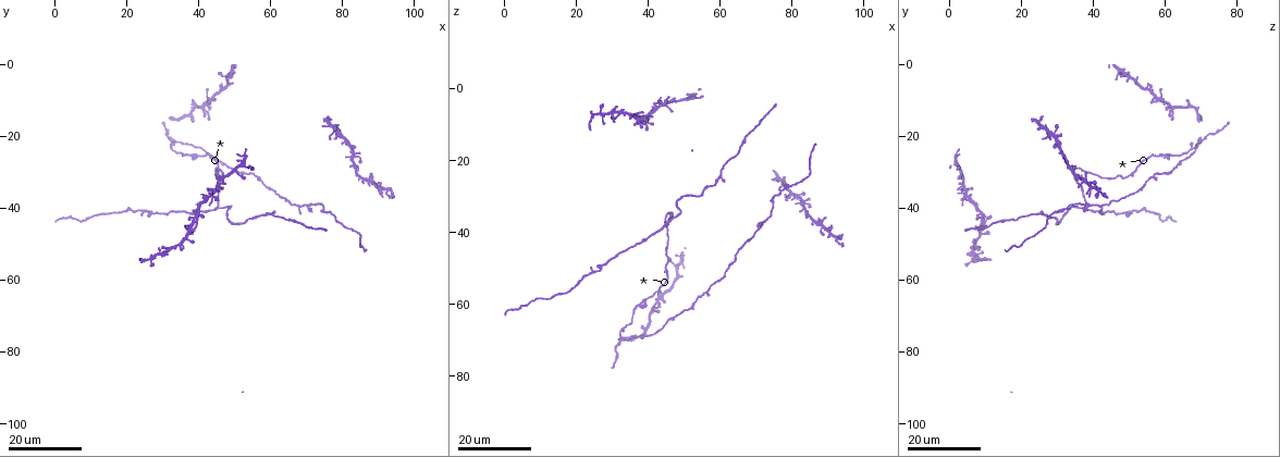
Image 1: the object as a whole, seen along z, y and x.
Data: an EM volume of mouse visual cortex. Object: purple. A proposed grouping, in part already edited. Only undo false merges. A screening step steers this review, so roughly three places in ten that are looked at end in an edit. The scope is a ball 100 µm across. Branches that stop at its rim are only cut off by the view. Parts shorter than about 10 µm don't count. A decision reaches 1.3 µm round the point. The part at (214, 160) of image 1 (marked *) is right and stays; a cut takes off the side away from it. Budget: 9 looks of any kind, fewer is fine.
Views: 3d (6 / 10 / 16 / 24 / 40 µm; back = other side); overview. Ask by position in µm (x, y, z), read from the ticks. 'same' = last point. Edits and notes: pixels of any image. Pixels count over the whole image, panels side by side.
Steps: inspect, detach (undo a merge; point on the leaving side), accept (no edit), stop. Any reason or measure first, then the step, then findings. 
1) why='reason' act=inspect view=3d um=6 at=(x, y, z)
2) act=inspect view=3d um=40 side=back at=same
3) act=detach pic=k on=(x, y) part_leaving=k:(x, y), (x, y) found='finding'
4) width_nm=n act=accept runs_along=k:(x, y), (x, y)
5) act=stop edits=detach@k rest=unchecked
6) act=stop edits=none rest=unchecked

why='calibre changes' act=inspect view=3d um=24 at=(45.0, 30.5, 49.5)

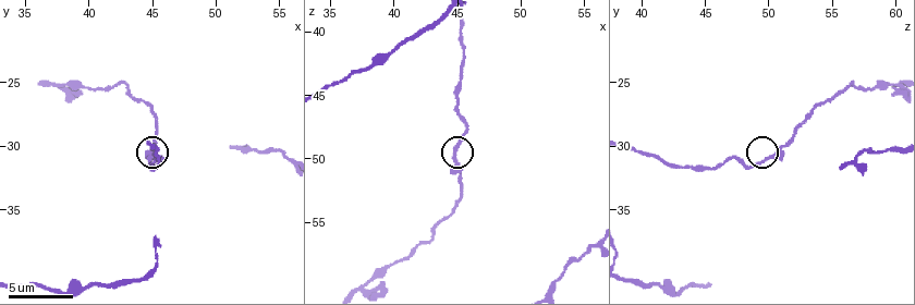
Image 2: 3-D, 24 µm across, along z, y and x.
act=inspect view=3d um=6 at=(44.8, 31.2, 49.6)

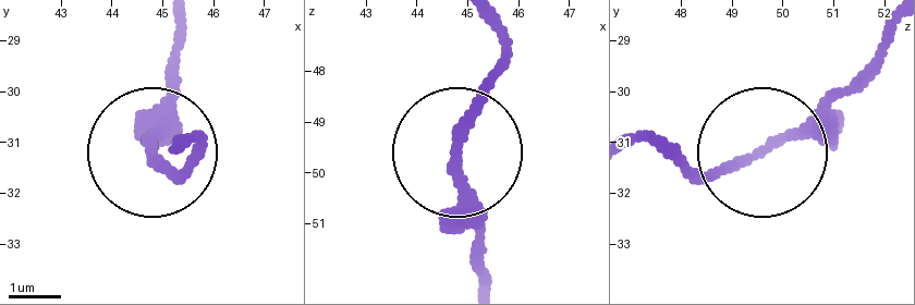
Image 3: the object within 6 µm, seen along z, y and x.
width_nm=190 act=accept runs_along=3:(178, 31), (178, 99), (153, 138), (173, 169), (199, 151) found='one neuron here'

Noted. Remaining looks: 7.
why='calibre changes' act=inspect view=3d um=24 at=(59.5, 41.0, 24.5)

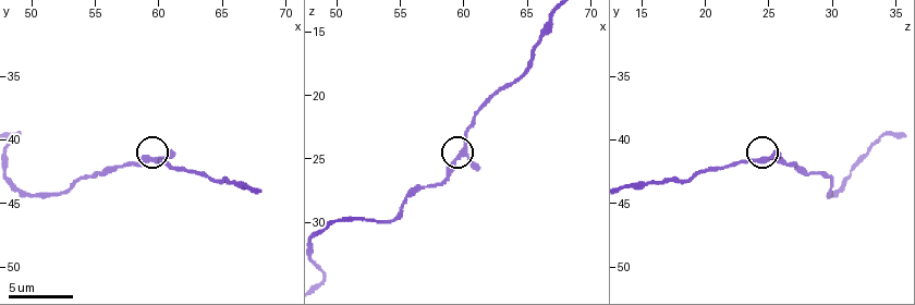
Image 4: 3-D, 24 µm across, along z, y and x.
act=inspect view=3d um=6 at=(59.8, 41.6, 24.4)

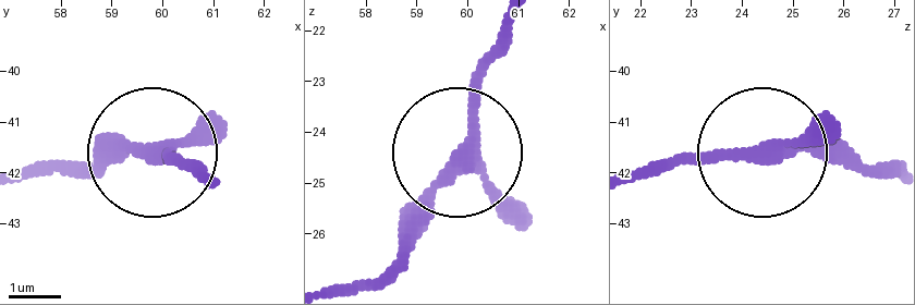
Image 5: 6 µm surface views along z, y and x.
arms=3 act=accept runs_along=5:(53, 178), (110, 153), (196, 165) found='one neuron here'

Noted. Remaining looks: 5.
why='three arms meet' act=inspect view=3d um=16 at=(39.0, 44.0, 10.0)

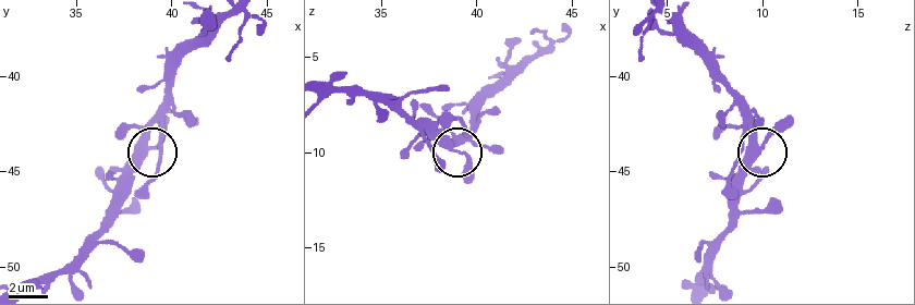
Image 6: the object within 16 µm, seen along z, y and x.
act=inspect view=3d um=10 at=(39.3, 43.7, 10.1)

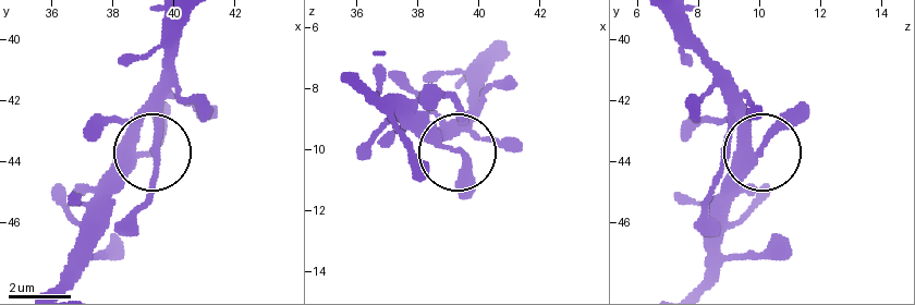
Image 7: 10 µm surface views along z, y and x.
act=inspect view=3d um=10 side=back at=(39.3, 43.6, 10.1)

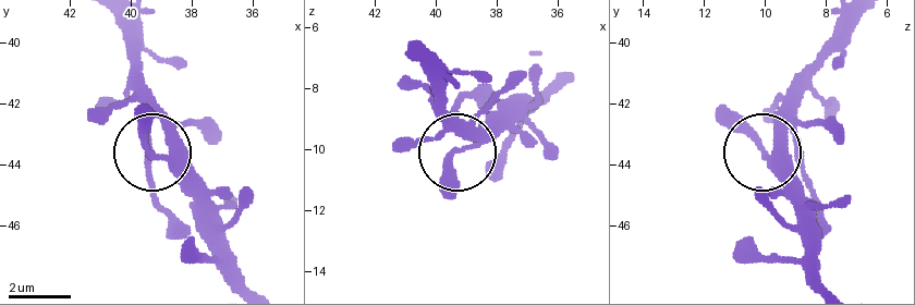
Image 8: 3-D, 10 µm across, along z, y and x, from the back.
side_arm_um=29 act=accept found='continuous, no second neuron'

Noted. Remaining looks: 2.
why='branch point' act=inspect view=3d um=16 at=(44.5, 40.5, 37.5)

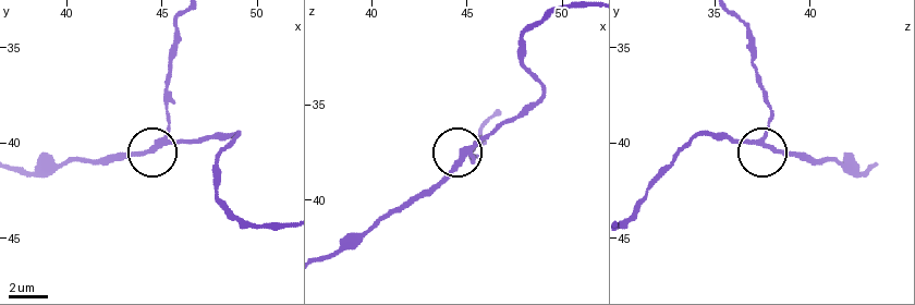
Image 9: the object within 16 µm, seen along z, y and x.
why='closer look' act=inspect view=3d um=6 at=(45.0, 40.0, 37.3)

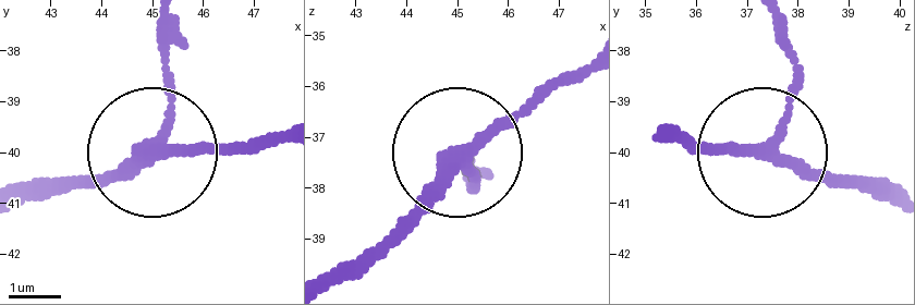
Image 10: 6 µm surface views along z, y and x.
act=accept runs_along=10:(168, 25), (159, 151), (43, 190) found='one neuron here'

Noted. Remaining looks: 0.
act=stop edits=none rest=unchecked

